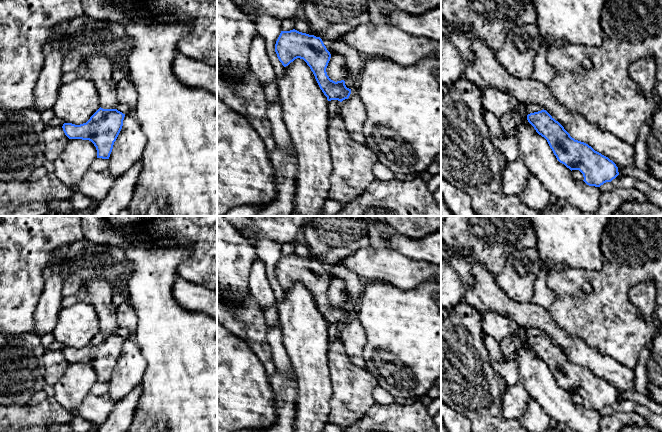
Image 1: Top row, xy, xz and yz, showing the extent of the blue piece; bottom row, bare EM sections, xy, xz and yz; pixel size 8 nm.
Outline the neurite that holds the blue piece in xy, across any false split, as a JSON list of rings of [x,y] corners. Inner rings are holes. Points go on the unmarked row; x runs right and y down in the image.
[[[99,332],[83,348],[64,347],[62,352],[69,363],[91,365],[97,374],[97,382],[109,383],[124,344],[125,338],[117,333]]]

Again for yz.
[[[546,334],[528,338],[527,344],[547,364],[557,384],[571,395],[579,394],[587,409],[600,411],[619,399],[618,391],[612,384],[572,362]]]

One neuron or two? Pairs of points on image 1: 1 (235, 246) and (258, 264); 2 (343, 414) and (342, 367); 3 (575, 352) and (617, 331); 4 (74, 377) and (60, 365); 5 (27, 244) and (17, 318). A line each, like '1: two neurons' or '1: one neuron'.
1: two neurons
2: one neuron
3: two neurons
4: two neurons
5: one neuron

